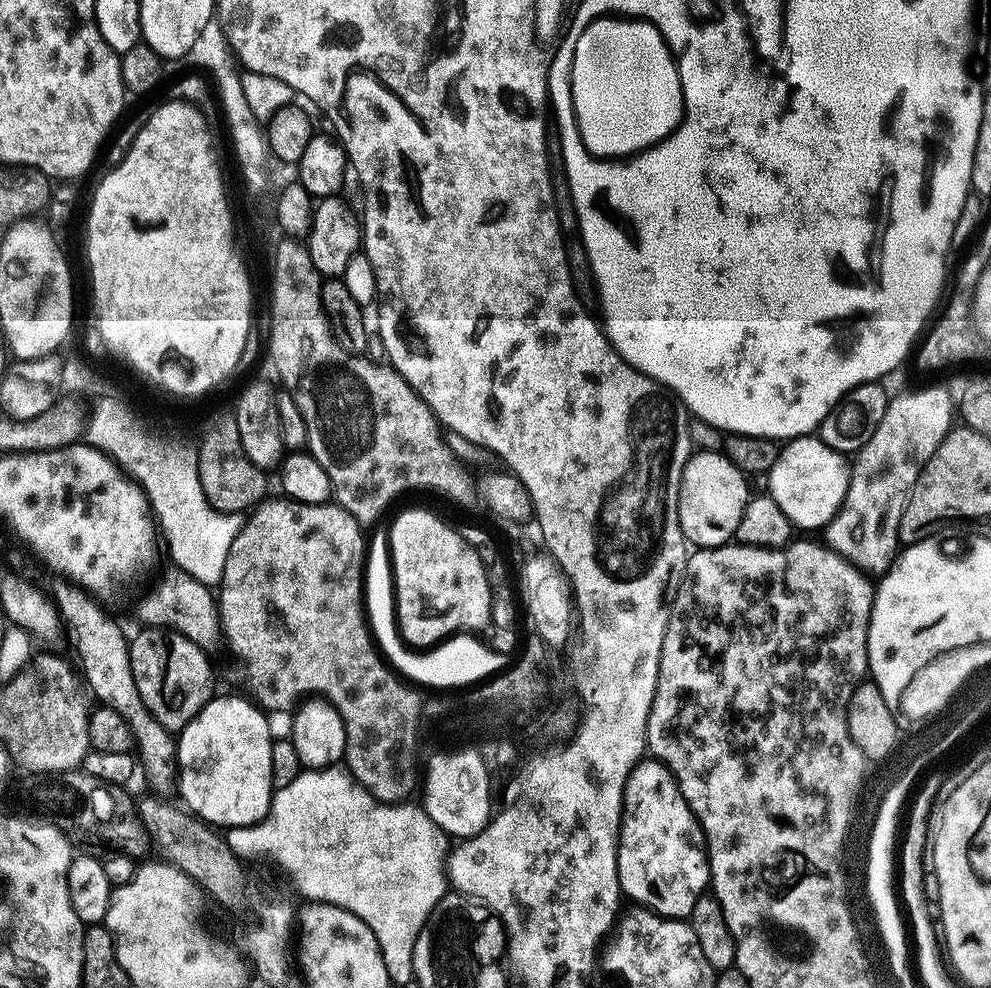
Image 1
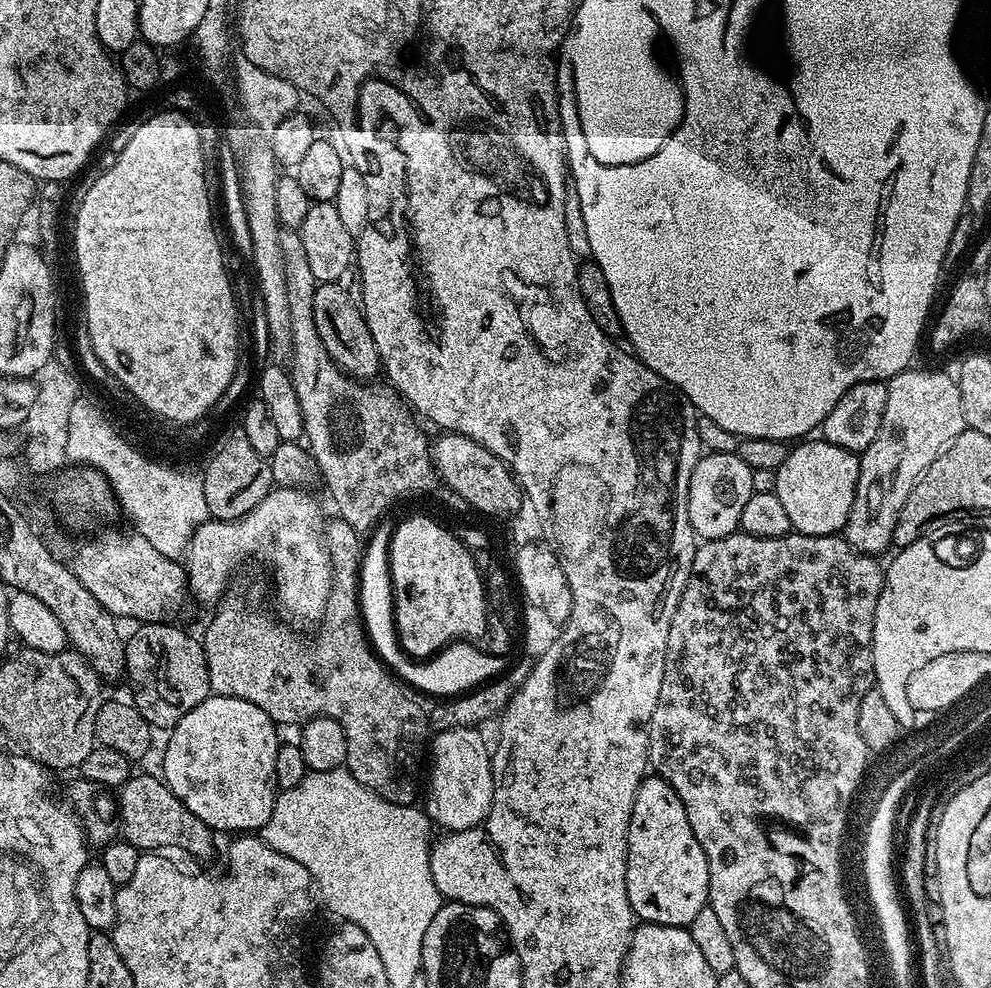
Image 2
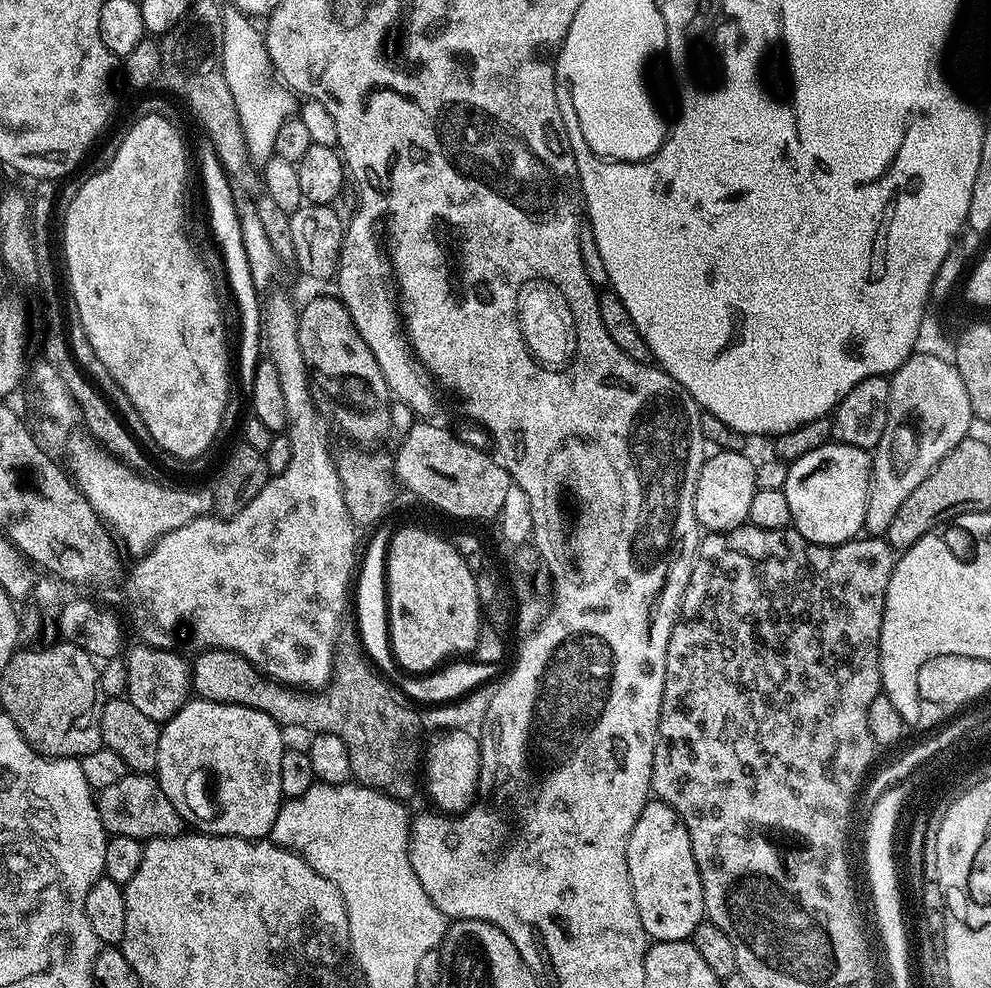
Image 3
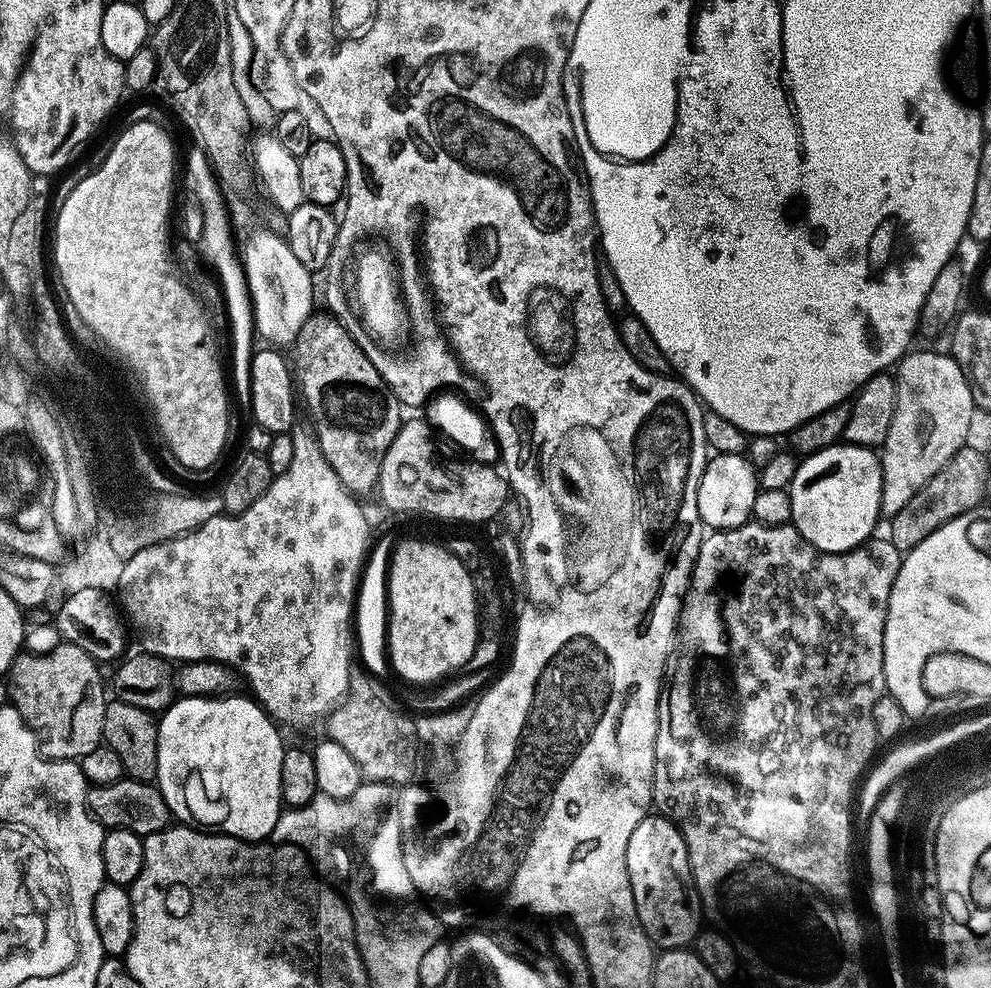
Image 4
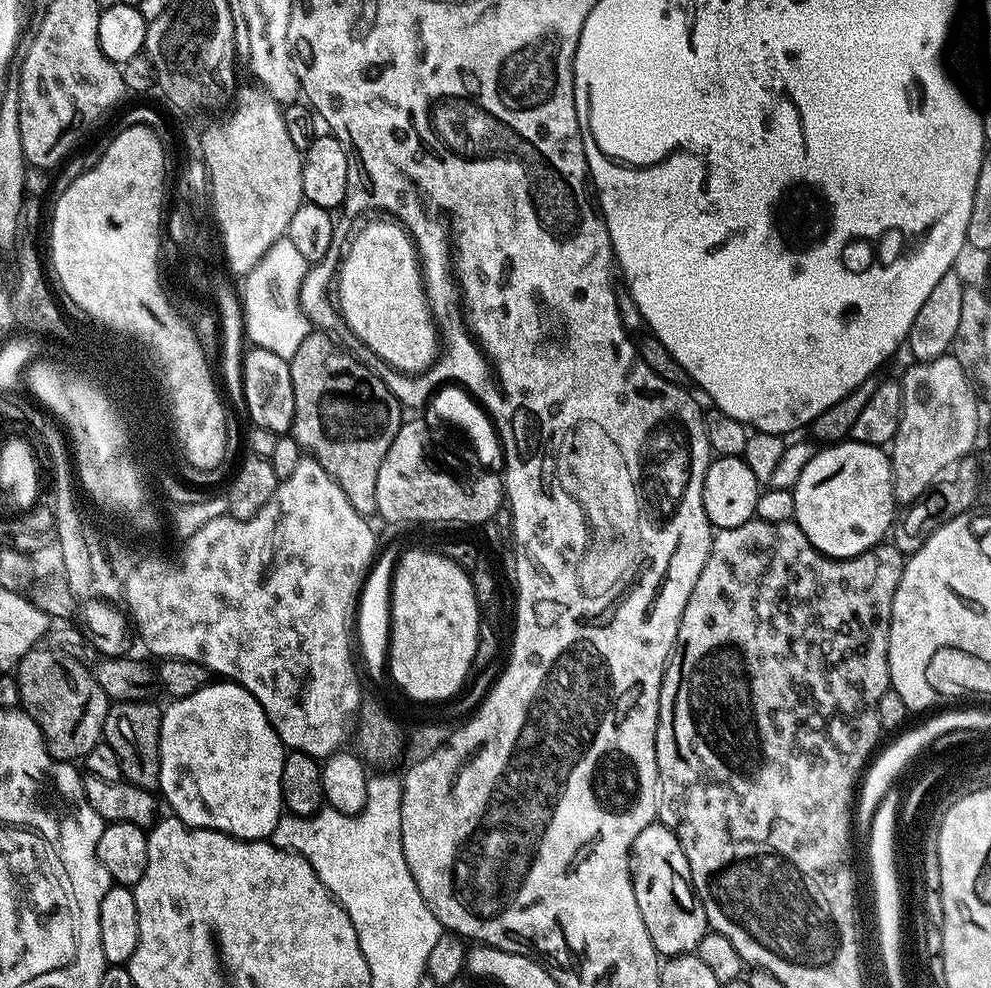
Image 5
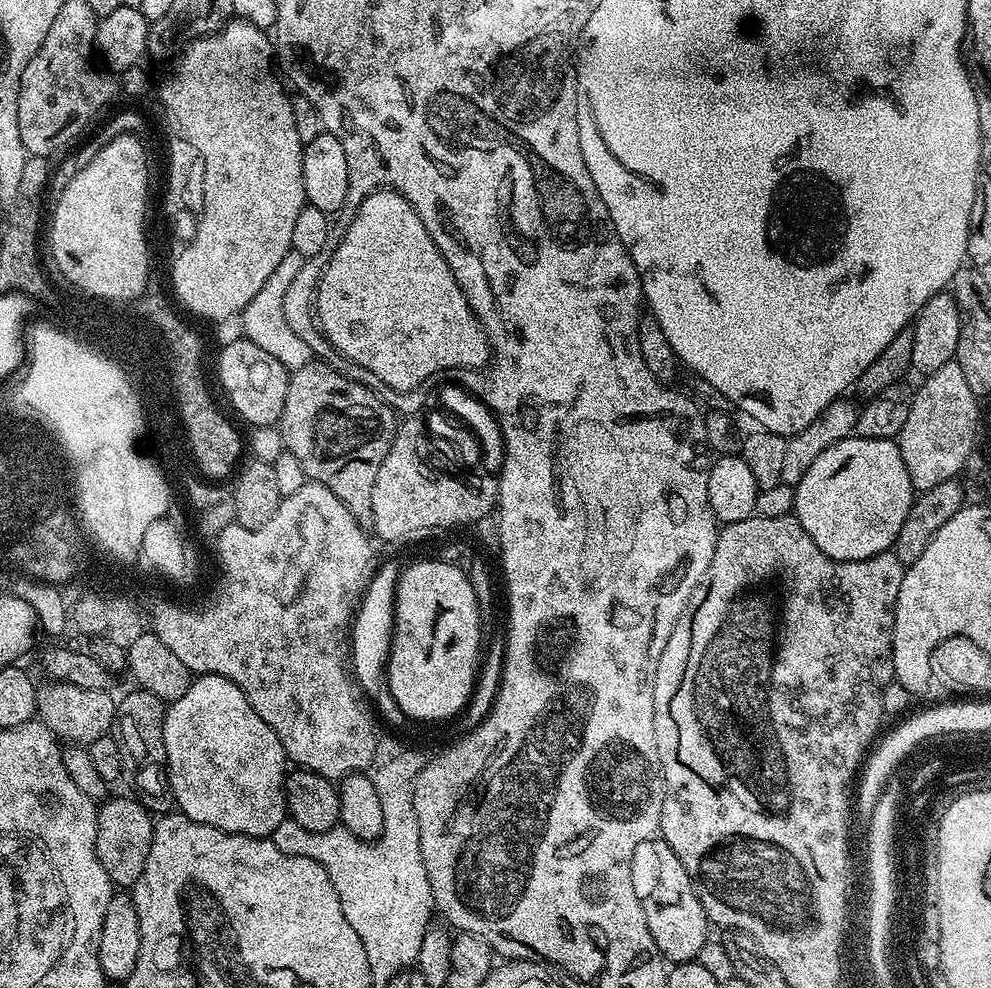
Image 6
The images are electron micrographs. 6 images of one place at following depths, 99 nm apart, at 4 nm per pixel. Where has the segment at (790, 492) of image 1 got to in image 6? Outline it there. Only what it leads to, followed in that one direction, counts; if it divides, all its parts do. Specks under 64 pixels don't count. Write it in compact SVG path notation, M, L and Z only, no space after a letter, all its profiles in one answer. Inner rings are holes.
M855 434L830 446L830 450L822 450L814 466L806 470L794 487L796 521L810 538L814 538L819 548L835 560L865 560L889 551L896 543L898 530L902 530L902 522L906 522L906 514L910 514L914 499L910 474L906 462L902 462L899 443L895 439L871 440Z

